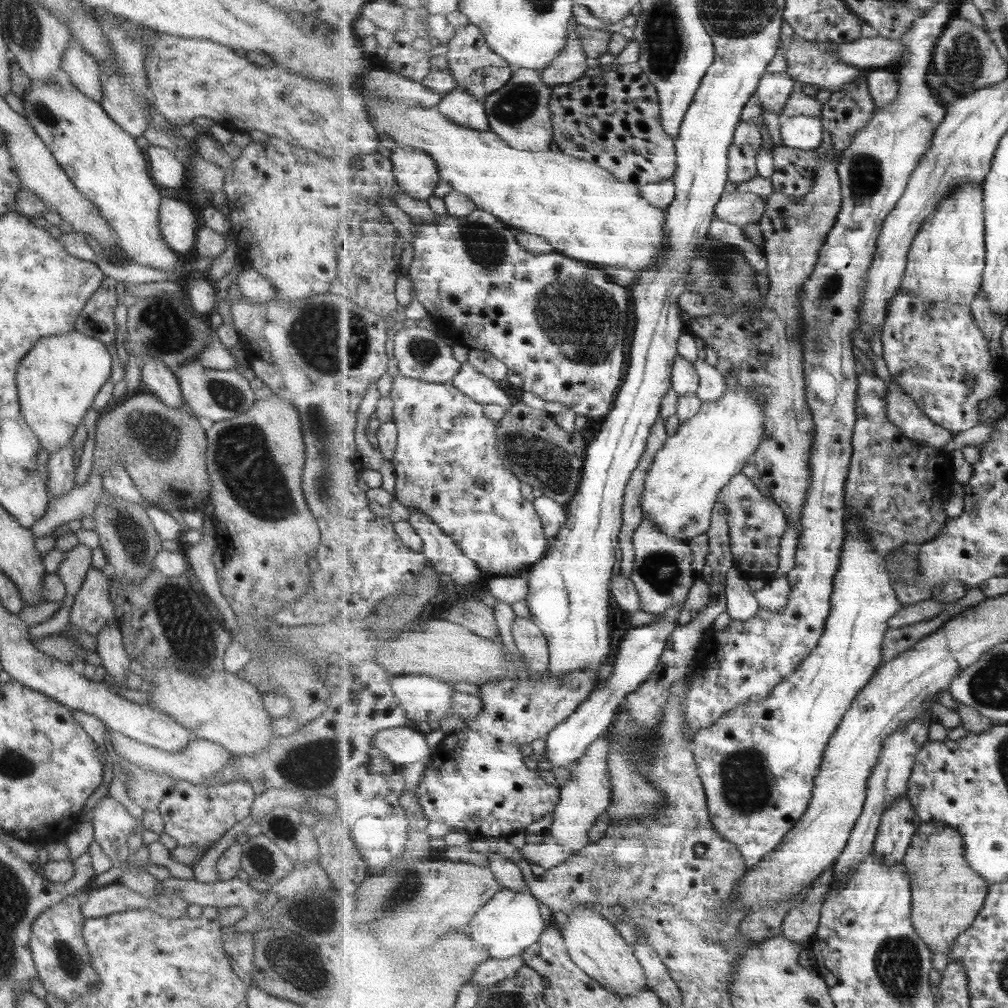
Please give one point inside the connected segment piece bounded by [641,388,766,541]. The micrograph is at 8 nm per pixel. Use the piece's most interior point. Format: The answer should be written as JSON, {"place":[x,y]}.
{"place":[697,463]}

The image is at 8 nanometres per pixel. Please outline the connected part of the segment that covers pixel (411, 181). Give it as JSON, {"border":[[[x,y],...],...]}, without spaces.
{"border":[[[399,146],[389,156],[394,175],[404,192],[417,200],[429,200],[442,178],[436,162],[424,150],[412,146]]]}

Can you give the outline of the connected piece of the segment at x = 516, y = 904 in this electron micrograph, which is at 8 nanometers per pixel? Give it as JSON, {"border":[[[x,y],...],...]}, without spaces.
{"border":[[[501,889],[483,909],[474,916],[467,933],[485,947],[489,958],[507,960],[511,956],[521,956],[542,938],[543,931],[549,926],[541,916],[541,901],[529,891]]]}

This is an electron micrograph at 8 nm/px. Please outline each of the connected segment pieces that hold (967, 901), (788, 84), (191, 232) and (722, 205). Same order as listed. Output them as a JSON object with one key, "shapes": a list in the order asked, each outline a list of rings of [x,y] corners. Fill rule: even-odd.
{"shapes":[[[[942,822],[921,823],[903,863],[911,881],[912,922],[917,935],[923,939],[923,942],[927,943],[927,947],[934,955],[949,956],[957,939],[971,928],[979,916],[984,907],[990,884],[981,878],[981,875],[977,874],[967,862],[963,835],[957,829]]],[[[765,72],[761,77],[756,94],[763,111],[783,115],[782,106],[788,101],[796,82],[786,72]]],[[[163,198],[158,208],[158,227],[171,251],[186,254],[194,250],[197,216],[182,201]]],[[[744,191],[723,193],[716,206],[716,216],[739,227],[759,224],[766,209],[766,197]]]]}

